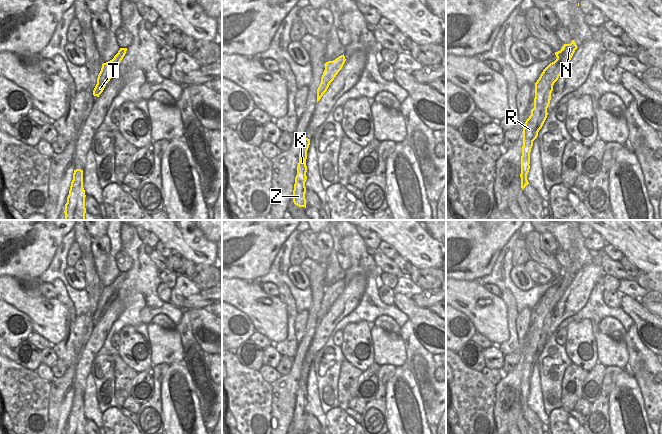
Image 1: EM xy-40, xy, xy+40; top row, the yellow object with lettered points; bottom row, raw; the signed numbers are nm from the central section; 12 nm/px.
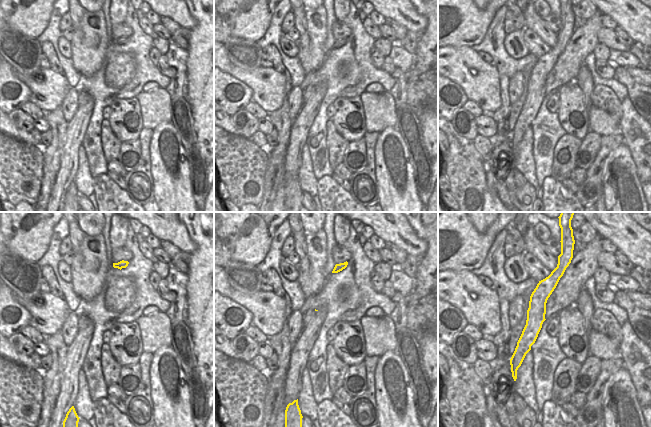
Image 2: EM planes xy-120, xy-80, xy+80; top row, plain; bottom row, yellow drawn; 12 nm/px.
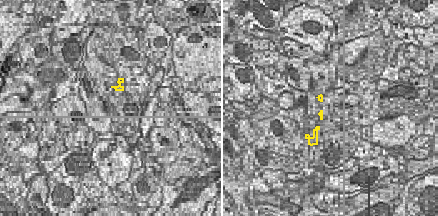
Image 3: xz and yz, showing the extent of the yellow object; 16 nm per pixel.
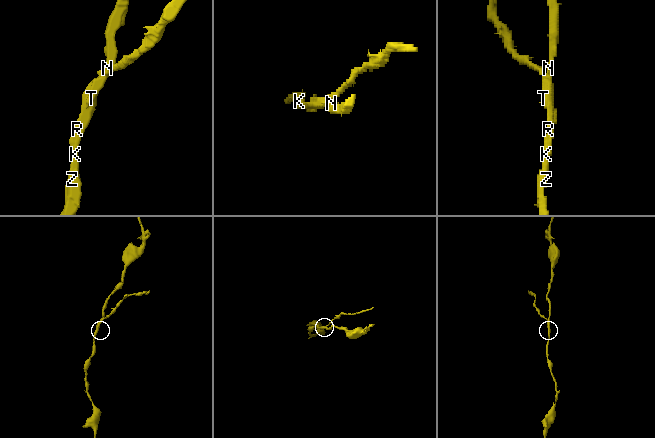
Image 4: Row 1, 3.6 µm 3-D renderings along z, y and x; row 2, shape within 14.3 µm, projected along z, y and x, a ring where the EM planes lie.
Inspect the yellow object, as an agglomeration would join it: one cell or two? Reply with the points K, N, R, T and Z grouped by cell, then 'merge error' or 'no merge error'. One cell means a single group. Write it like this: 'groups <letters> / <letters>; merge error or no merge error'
groups K N R Z / T; merge error

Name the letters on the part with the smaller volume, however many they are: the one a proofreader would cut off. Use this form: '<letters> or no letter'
T

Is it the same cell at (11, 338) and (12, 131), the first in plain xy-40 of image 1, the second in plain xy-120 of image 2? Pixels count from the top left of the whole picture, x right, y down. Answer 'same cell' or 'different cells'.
different cells

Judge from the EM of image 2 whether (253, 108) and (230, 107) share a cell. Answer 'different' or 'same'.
different

